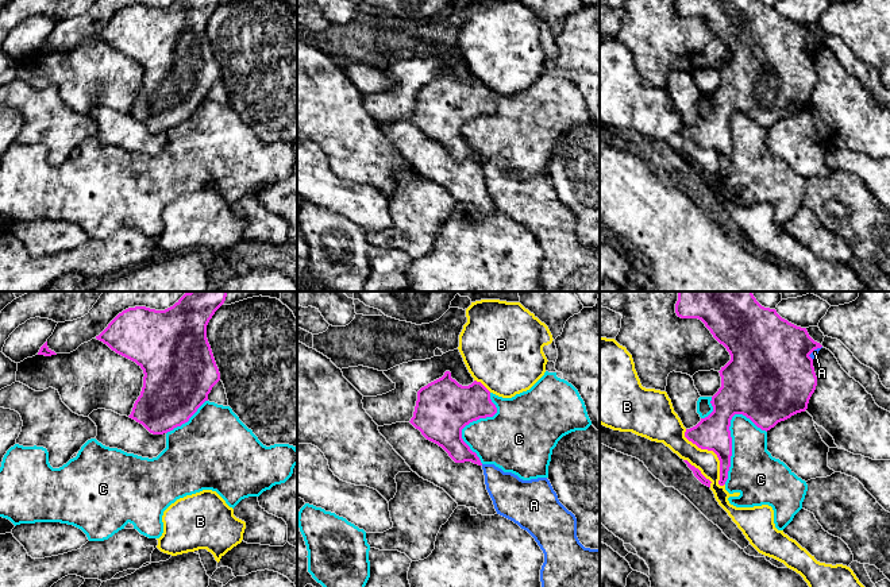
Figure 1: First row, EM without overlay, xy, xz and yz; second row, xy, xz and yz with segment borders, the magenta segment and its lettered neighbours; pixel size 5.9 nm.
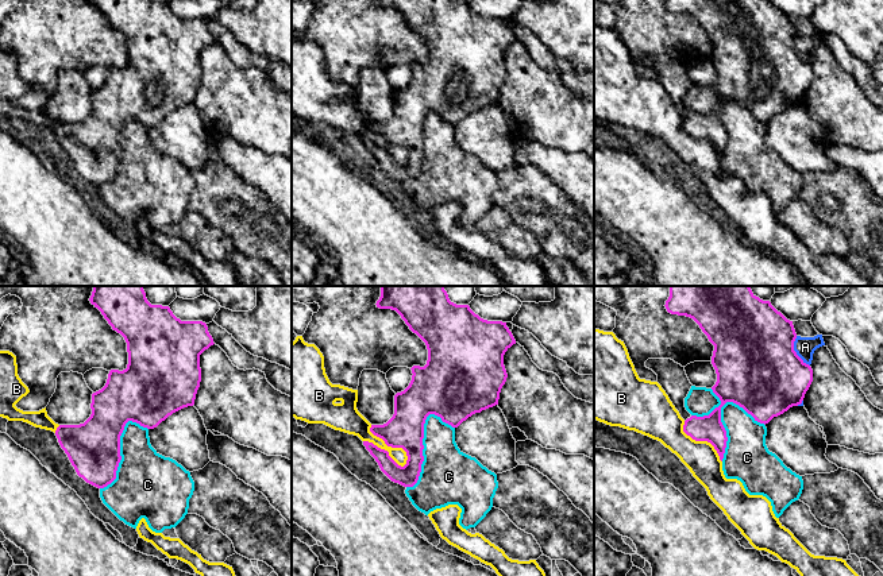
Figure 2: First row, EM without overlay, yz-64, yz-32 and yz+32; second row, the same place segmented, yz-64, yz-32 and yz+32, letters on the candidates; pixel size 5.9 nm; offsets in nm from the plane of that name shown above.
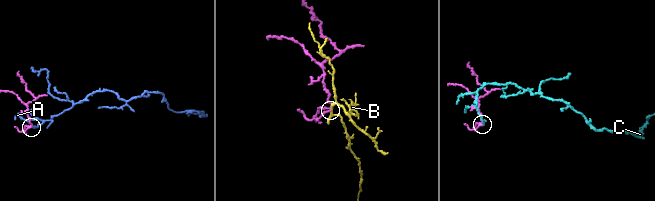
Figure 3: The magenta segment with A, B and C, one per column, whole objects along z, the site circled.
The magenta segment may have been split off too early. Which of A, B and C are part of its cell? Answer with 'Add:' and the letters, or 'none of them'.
Add: none of them

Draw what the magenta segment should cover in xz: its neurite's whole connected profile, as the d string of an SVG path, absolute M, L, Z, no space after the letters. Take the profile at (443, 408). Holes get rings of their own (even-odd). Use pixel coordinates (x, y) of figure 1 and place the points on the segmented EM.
M446 371L442 378L417 391L409 422L427 440L442 447L455 463L471 462L482 466L477 453L463 441L462 429L496 413L490 391L481 382L462 386Z

